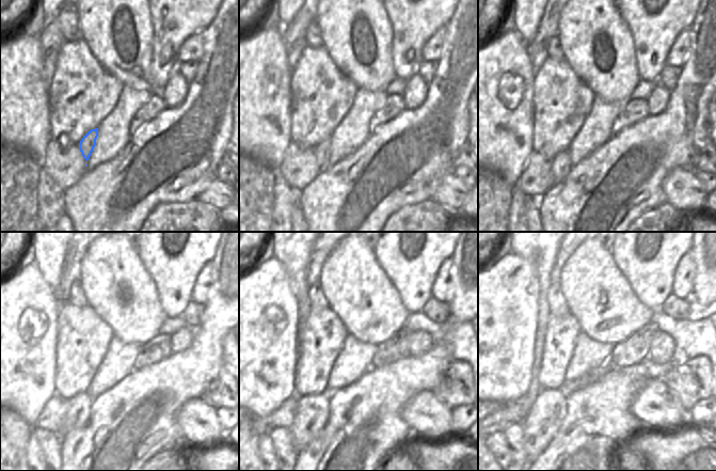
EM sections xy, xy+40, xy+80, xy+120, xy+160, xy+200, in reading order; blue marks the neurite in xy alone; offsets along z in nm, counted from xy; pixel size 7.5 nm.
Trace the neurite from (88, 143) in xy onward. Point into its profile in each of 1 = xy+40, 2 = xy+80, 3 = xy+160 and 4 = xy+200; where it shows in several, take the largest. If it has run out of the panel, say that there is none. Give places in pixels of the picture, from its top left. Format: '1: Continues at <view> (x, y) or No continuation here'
1: Continues at xy+40 (322, 152)
2: Continues at xy+80 (560, 165)
3: Continues at xy+160 (312, 414)
4: Continues at xy+200 (543, 420).

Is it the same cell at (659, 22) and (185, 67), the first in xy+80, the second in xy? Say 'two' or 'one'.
two

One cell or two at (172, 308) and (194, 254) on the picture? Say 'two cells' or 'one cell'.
one cell

